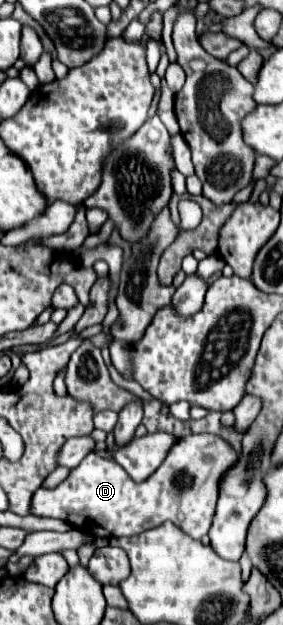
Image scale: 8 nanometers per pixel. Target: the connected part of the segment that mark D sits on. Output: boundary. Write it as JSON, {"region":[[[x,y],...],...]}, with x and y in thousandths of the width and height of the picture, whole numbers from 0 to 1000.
{"region":[[[728,691],[671,694],[594,720],[587,736],[530,765],[473,771],[417,739],[318,723],[191,784],[141,781],[120,790],[113,822],[212,829],[254,845],[353,861],[481,858],[601,832],[643,851],[707,864],[749,842],[777,768],[841,733],[841,723],[792,701]]]}

